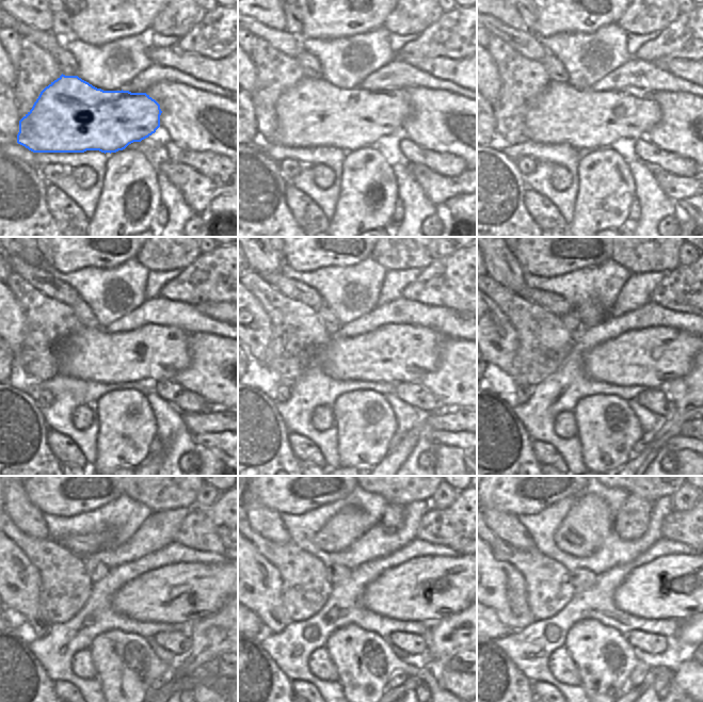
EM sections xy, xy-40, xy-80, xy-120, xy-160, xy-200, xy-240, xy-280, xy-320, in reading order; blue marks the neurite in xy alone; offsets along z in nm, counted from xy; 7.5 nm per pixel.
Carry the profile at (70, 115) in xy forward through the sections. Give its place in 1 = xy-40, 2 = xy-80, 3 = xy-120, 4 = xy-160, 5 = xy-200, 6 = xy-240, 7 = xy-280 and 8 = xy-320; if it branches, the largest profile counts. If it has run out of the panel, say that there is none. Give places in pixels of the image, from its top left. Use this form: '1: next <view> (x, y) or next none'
1: next xy-40 (312, 113)
2: next xy-80 (561, 114)
3: next xy-120 (159, 352)
4: next xy-160 (394, 353)
5: next xy-200 (651, 356)
6: next xy-240 (187, 592)
7: next xy-280 (429, 589)
8: next xy-320 (677, 587)

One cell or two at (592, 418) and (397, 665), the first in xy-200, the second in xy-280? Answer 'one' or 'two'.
one

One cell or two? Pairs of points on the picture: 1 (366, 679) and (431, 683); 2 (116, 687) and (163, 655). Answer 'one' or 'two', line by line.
1: one
2: two

